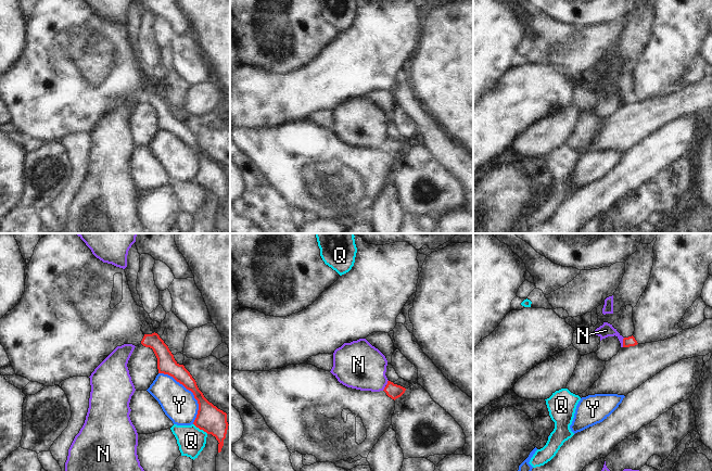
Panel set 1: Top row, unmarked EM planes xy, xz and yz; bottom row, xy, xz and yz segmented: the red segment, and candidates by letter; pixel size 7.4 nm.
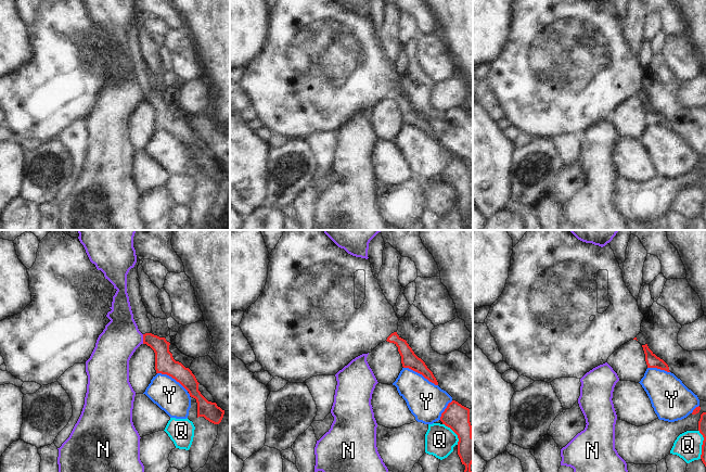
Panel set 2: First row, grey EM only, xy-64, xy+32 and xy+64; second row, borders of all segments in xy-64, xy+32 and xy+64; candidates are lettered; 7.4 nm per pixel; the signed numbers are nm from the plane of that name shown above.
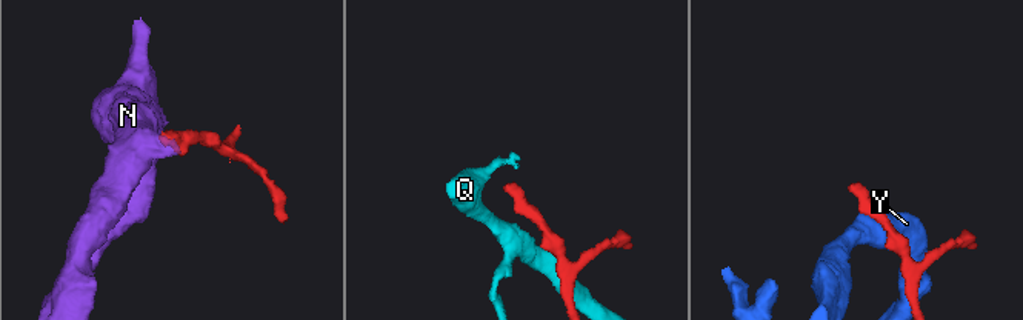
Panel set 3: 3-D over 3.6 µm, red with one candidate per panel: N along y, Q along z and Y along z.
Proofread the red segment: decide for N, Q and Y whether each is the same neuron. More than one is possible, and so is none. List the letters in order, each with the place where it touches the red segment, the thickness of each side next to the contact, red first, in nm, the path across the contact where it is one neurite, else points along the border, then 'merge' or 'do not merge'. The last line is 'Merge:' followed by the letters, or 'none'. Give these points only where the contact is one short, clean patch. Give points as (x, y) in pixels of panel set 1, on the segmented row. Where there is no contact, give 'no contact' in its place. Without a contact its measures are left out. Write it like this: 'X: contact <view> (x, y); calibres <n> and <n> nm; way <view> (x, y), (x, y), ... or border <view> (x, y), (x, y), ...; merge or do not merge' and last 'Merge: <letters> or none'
N: contact yz (623, 342); calibres 70 and 100 nm; border yz (624, 338), (622, 346); do not merge
Q: contact xy (201, 429); calibres 200 and 200 nm; border xy (193, 423), (207, 433); do not merge
Y: contact xy (191, 391); calibres 200 and 240 nm; do not merge
Merge: none

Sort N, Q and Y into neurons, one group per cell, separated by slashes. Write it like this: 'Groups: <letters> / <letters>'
Groups: N / Q / Y.

